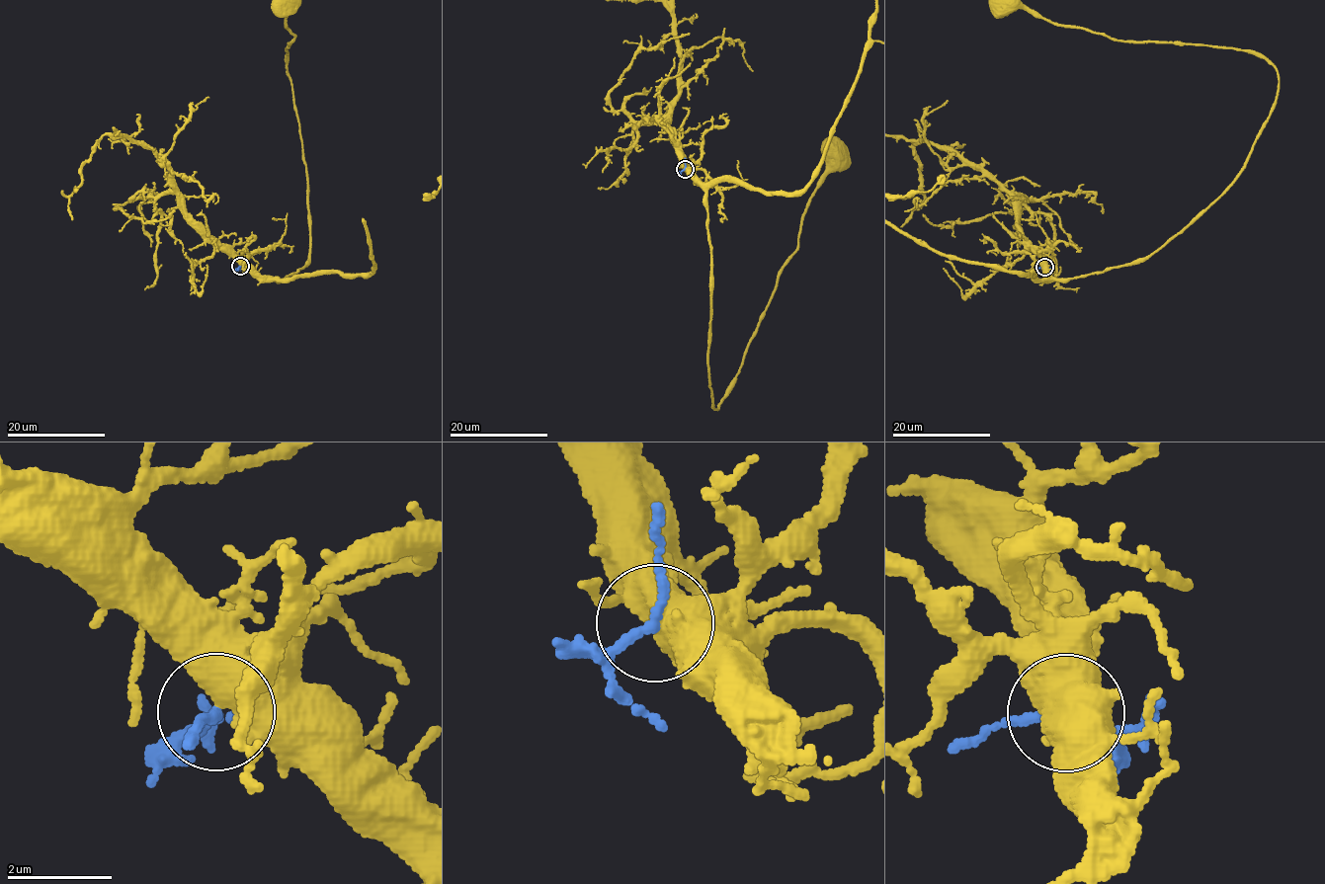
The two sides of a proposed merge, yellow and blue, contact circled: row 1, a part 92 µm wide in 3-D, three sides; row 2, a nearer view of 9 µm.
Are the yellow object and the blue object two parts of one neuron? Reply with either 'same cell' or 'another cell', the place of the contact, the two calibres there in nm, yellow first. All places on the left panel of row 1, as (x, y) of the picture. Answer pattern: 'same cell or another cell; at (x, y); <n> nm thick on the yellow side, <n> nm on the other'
same cell; at (240, 266); 700 nm thick on the yellow side, 170 nm on the other

